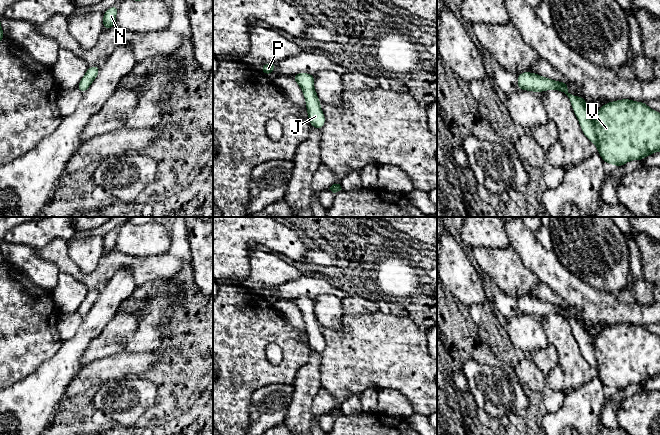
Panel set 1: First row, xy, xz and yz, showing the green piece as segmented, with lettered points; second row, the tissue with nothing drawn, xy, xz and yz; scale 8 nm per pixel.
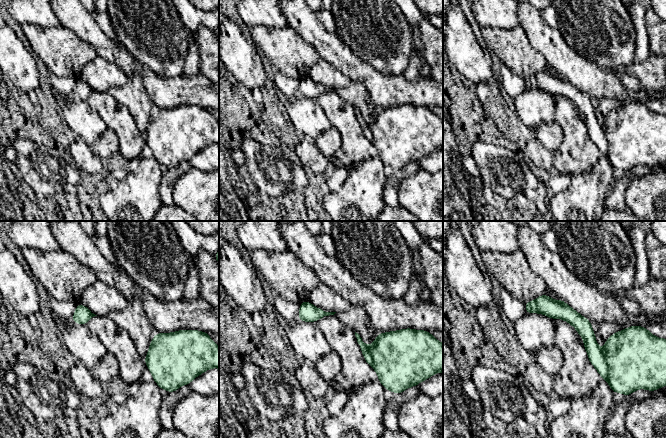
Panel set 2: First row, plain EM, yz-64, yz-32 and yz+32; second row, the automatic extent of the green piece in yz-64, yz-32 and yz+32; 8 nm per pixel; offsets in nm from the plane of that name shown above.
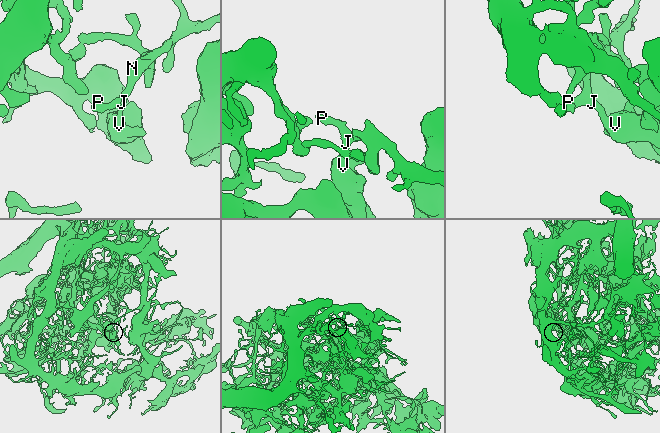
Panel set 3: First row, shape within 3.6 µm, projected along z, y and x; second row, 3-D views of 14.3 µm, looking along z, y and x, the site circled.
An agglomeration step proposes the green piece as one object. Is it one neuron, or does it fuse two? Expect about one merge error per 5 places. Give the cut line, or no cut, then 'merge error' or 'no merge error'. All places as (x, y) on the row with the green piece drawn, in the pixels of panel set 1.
cut none; no merge error

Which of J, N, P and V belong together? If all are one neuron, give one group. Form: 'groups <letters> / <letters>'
groups J N P V

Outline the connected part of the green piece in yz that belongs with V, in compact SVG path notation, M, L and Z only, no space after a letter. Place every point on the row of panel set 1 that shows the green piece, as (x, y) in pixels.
M529 71L518 74L518 90L544 92L549 89L559 90L568 96L582 132L598 147L597 152L604 162L619 167L630 160L640 161L660 151L660 113L649 108L645 102L635 102L630 99L607 102L592 116L585 98L568 92L567 82L558 82Z

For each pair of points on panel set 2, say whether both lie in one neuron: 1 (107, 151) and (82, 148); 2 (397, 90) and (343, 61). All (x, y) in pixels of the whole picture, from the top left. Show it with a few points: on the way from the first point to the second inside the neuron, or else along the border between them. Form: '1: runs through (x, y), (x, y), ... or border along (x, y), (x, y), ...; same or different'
1: border along (94, 152), (104, 163); different
2: runs through (384, 90), (376, 90), (356, 70); same

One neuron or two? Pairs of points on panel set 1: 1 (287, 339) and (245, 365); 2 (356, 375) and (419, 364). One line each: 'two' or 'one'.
1: one
2: one

